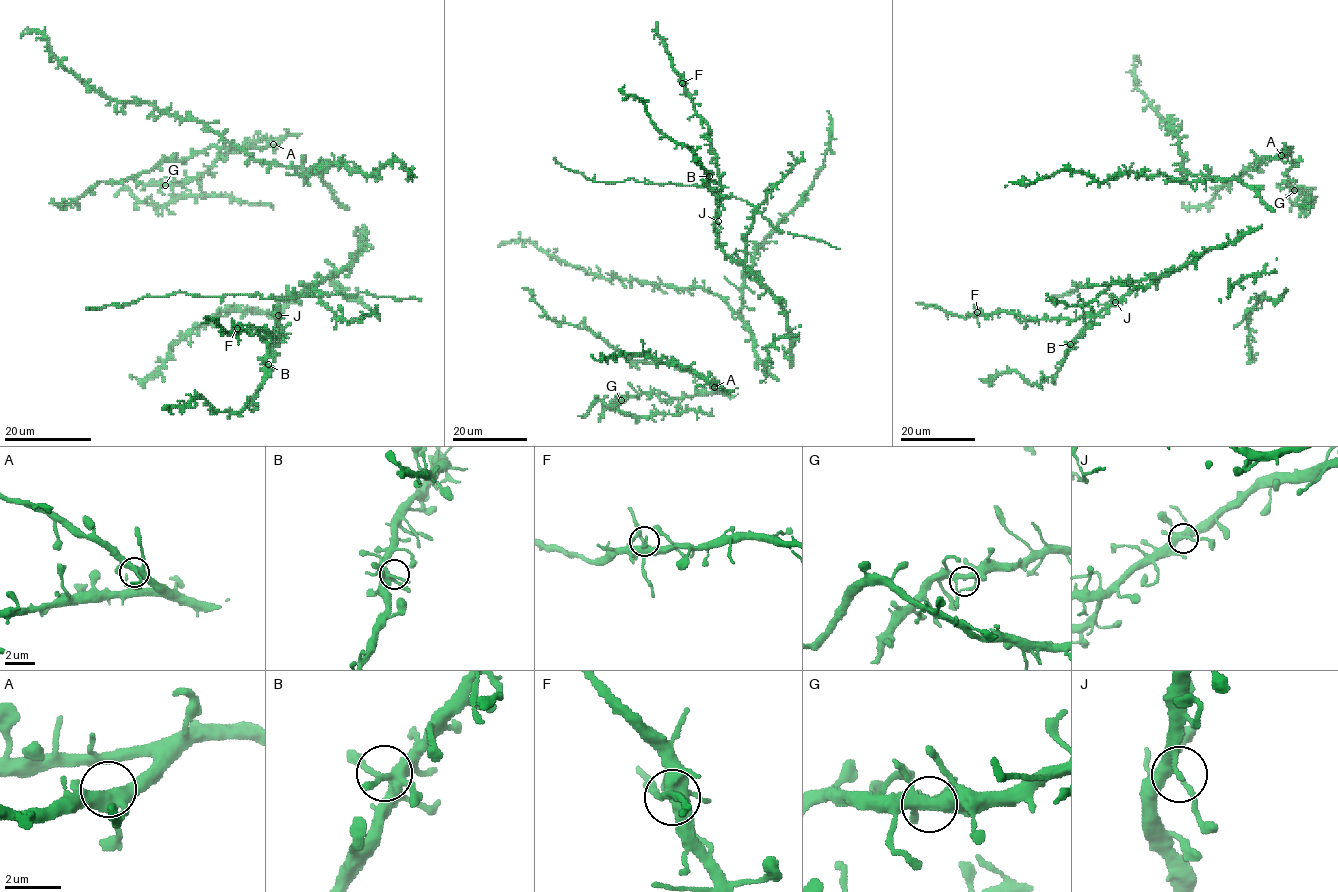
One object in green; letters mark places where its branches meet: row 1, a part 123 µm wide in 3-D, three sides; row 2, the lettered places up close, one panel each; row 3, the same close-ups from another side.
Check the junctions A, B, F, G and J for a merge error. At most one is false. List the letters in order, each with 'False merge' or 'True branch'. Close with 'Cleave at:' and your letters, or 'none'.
A: True branch
B: True branch
F: False merge
G: True branch
J: True branch
Cleave at: F

